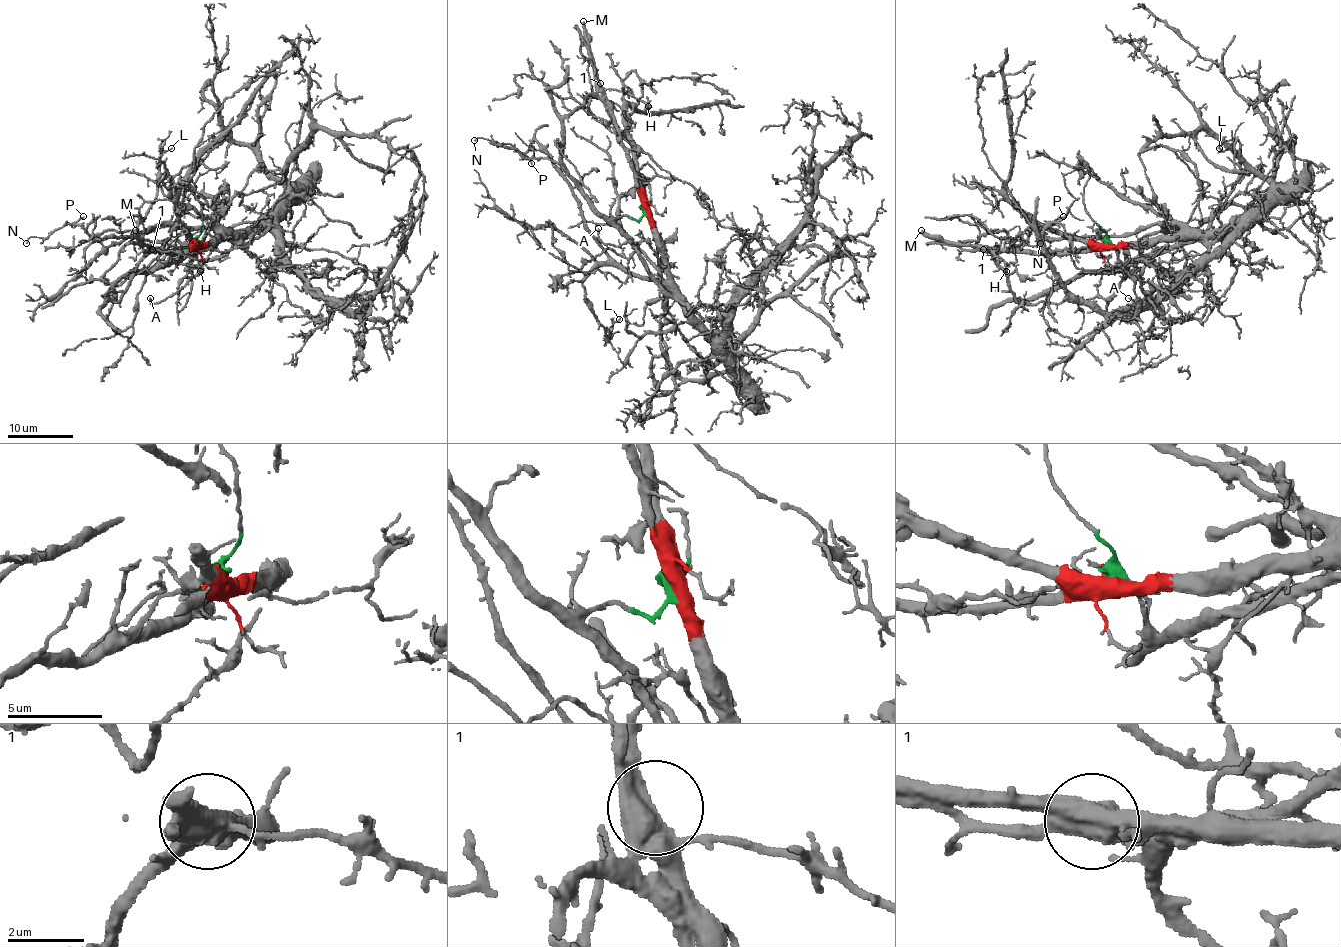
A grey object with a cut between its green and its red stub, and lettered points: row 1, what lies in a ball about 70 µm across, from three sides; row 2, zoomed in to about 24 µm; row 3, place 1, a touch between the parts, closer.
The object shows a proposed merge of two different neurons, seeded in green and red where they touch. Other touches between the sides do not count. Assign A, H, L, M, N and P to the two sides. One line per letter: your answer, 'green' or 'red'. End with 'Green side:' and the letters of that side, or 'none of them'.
A: red
H: red
L: red
M: red
N: red
P: red
Green side: none of them

